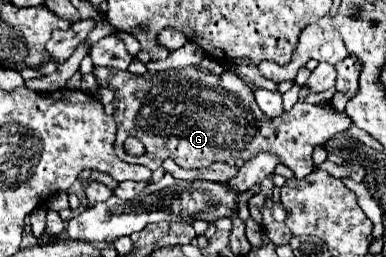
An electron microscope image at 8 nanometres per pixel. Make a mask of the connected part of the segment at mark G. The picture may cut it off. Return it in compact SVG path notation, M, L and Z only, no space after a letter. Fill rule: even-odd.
M95 67L93 73L101 87L109 87L115 93L113 119L117 123L117 141L123 145L129 137L137 137L147 149L139 157L129 155L125 147L115 153L127 163L139 163L153 171L161 167L167 157L183 169L201 169L217 161L249 161L257 153L269 151L279 155L281 163L287 165L295 177L303 179L313 169L313 149L353 125L345 111L331 111L327 105L305 101L299 101L291 111L269 119L259 111L251 87L231 71L213 75L197 71L195 67L183 67L133 75L111 67Z

